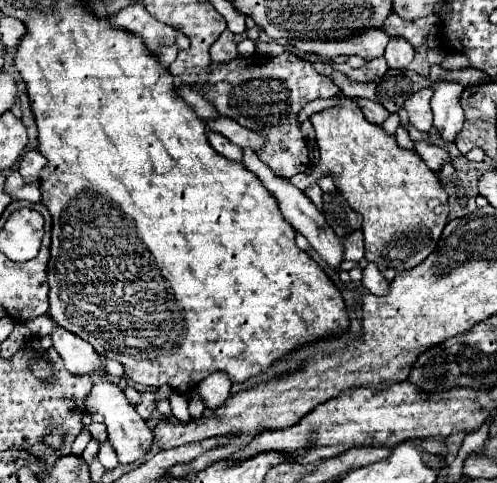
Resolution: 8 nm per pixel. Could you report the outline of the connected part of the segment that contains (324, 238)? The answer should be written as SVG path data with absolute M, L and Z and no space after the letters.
M243 151L243 161L241 161L241 163L243 163L251 173L255 173L255 175L261 179L261 183L265 185L267 191L273 193L273 197L275 197L277 203L279 203L279 211L283 213L283 217L285 217L299 233L303 233L303 235L309 239L311 247L321 255L321 259L323 259L325 263L329 263L333 269L339 269L339 263L341 263L341 259L343 259L343 243L341 243L341 239L333 233L333 229L327 225L325 217L317 211L317 207L313 205L313 201L311 201L303 191L299 191L289 179L275 175L273 169L267 167L267 165L257 157L255 151Z

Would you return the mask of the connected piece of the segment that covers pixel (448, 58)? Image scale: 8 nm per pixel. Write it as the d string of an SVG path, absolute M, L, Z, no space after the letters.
M454 52L445 56L441 66L448 70L458 70L468 68L469 63L466 55Z

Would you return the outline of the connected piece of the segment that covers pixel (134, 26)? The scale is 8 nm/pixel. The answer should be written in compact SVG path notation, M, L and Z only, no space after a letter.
M141 1L123 7L111 23L113 27L121 27L135 35L141 35L147 49L155 53L165 67L169 67L175 61L179 49L175 45L173 29L165 23L159 23L155 17L151 17L151 13L147 13Z

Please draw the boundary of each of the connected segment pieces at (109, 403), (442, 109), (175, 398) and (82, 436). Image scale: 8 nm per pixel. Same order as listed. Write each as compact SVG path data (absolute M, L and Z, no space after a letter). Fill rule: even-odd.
M95 371L95 373L87 373L91 383L93 383L93 389L91 393L87 395L85 399L85 409L89 413L101 413L105 417L105 425L107 425L107 433L109 433L109 441L111 445L115 447L117 451L117 457L119 457L119 463L131 463L131 461L137 461L141 459L147 449L151 447L151 441L153 441L153 431L145 425L145 421L141 419L141 415L135 411L135 407L129 403L127 395L121 391L121 387L113 381L107 381L101 371Z
M437 79L431 89L431 109L435 113L435 127L443 135L443 139L453 141L459 129L463 127L463 107L459 101L463 85L447 79Z
M174 390L174 393L170 393L169 399L172 403L174 403L174 411L172 411L173 415L179 421L189 421L190 414L188 411L188 401L186 398Z
M83 430L73 442L71 453L73 453L73 455L82 455L84 449L91 439L92 435L87 430Z

